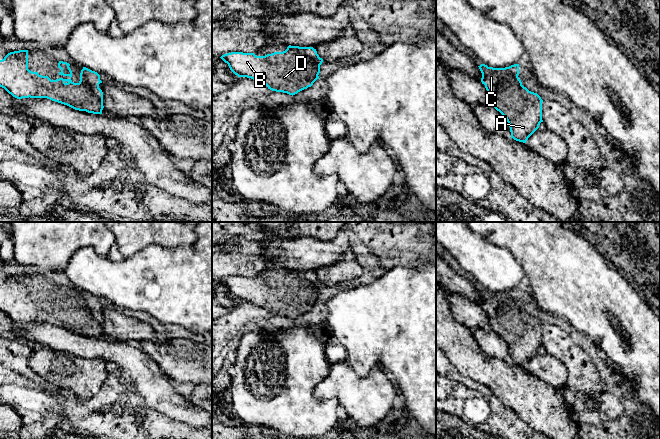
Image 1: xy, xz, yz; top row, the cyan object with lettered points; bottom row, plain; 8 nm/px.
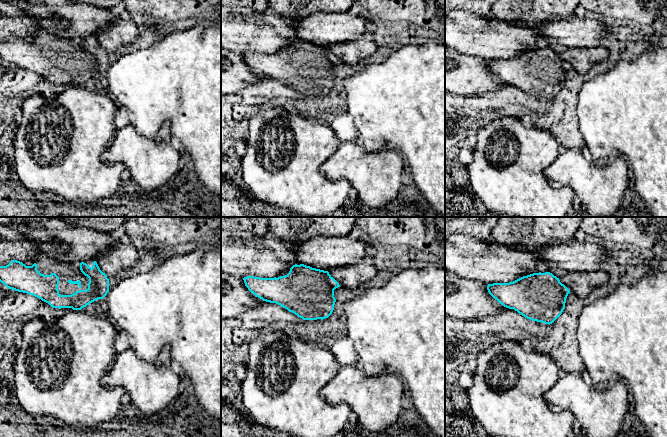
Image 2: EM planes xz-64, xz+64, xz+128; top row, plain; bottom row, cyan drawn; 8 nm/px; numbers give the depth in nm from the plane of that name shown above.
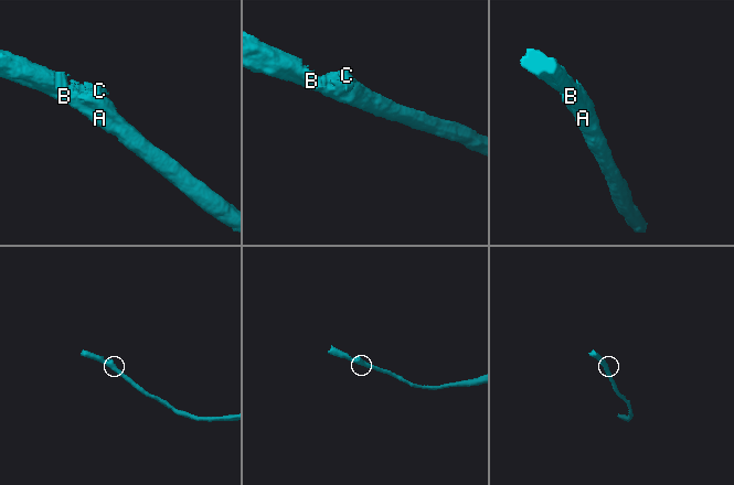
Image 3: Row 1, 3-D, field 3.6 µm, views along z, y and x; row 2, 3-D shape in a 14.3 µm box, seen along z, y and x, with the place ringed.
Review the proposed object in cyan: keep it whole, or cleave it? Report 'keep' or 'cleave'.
keep

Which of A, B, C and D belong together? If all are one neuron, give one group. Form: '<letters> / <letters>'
A B C D

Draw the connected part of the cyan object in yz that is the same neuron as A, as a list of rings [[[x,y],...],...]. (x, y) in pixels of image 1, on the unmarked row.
[[[485,288],[478,291],[482,297],[481,306],[485,309],[493,331],[506,342],[509,348],[511,362],[526,367],[528,362],[539,352],[540,347],[543,346],[543,324],[537,317],[529,315],[522,309],[518,301],[519,288],[505,292],[493,292]]]

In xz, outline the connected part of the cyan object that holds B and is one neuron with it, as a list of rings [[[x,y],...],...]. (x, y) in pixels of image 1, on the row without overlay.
[[[289,269],[283,276],[274,276],[265,280],[254,277],[231,276],[220,281],[228,288],[230,294],[238,301],[247,301],[264,308],[268,313],[295,319],[311,311],[319,303],[320,289],[323,283],[319,281],[313,271],[299,271]]]

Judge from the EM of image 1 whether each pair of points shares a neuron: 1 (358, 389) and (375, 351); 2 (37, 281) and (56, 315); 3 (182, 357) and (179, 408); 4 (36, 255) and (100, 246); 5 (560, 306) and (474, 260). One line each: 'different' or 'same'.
1: different
2: same
3: different
4: same
5: different

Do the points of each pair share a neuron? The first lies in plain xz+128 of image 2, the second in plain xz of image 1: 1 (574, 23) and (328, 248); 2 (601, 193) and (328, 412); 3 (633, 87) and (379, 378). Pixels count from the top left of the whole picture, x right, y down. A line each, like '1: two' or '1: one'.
1: one
2: two
3: two

